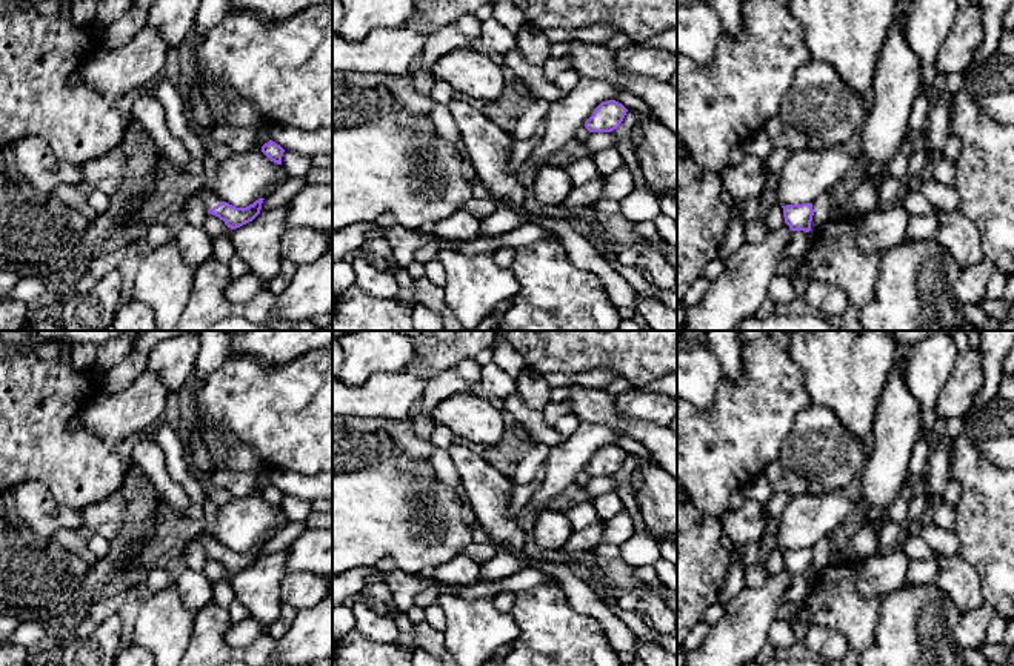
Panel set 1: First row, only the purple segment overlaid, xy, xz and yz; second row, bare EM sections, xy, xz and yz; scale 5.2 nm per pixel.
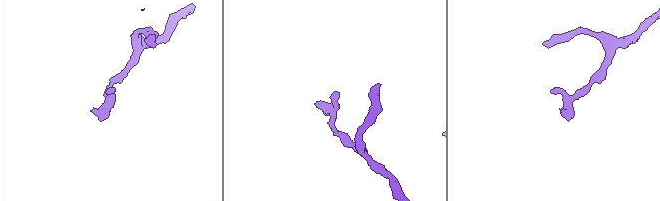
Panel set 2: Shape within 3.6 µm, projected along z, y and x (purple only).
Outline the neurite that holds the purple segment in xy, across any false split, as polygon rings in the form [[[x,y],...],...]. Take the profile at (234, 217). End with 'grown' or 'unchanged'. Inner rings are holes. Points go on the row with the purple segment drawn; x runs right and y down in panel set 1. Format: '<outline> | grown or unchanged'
[[[202,185],[192,195],[205,205],[208,214],[218,217],[231,229],[237,229],[252,221],[260,214],[265,200],[259,198],[246,208],[235,208],[211,192],[206,185]]] | grown

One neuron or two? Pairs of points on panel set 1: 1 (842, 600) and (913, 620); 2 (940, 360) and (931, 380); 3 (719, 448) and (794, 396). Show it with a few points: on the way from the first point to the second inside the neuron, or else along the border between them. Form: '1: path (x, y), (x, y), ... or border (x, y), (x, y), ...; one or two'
1: border (880, 600), (879, 623), (874, 640), (870, 645); two
2: path (936, 365), (931, 369), (931, 376); one
3: path (737, 432), (776, 396); one

